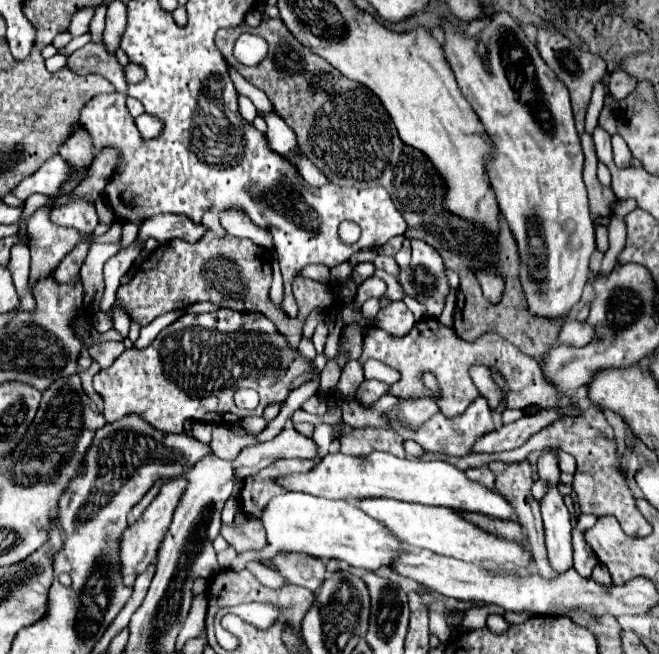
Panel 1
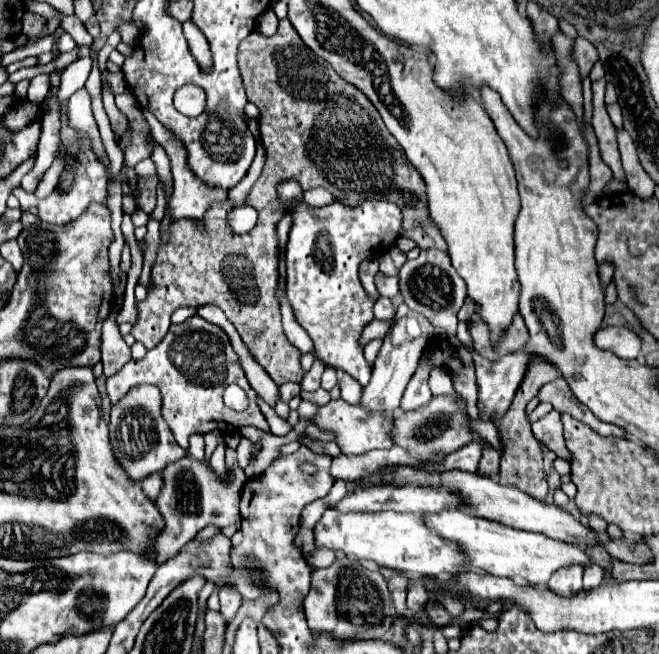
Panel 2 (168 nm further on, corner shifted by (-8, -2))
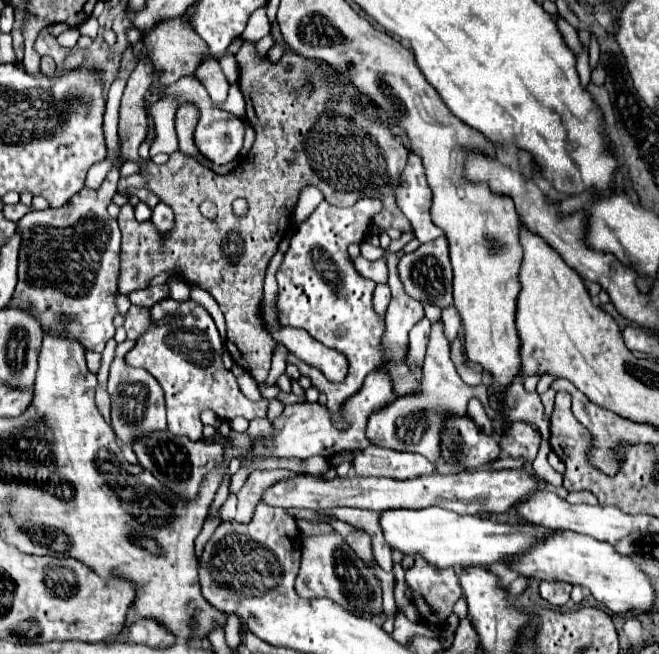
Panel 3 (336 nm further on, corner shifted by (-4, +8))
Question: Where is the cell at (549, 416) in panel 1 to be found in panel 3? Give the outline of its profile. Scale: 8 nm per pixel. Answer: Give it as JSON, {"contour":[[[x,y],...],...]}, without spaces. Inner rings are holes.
{"contour":[[[376,446],[354,452],[352,466],[358,476],[384,476],[392,480],[412,480],[434,472],[434,464],[420,454],[392,452]]]}

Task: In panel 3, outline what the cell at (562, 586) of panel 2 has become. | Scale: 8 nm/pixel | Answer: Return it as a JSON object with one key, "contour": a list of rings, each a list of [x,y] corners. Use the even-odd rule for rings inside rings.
{"contour":[[[542,582],[538,592],[540,596],[552,606],[552,608],[562,608],[568,606],[570,602],[570,584],[560,584],[560,582]]]}

